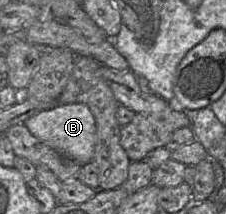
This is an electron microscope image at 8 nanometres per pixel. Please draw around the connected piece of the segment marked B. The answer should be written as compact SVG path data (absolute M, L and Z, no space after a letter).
M85 104L57 105L50 110L40 111L28 118L24 125L30 133L43 143L81 166L91 162L96 143L96 122Z

